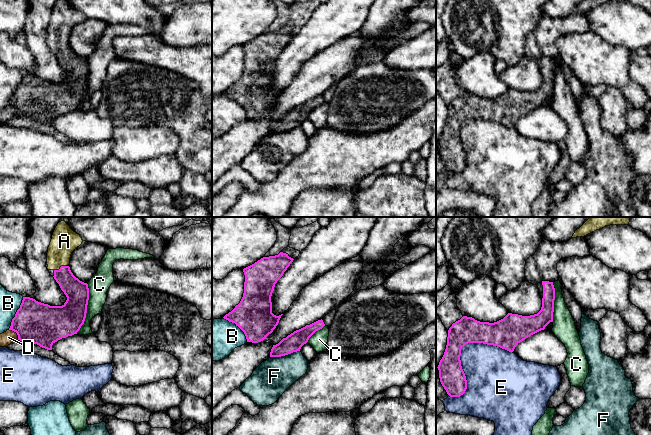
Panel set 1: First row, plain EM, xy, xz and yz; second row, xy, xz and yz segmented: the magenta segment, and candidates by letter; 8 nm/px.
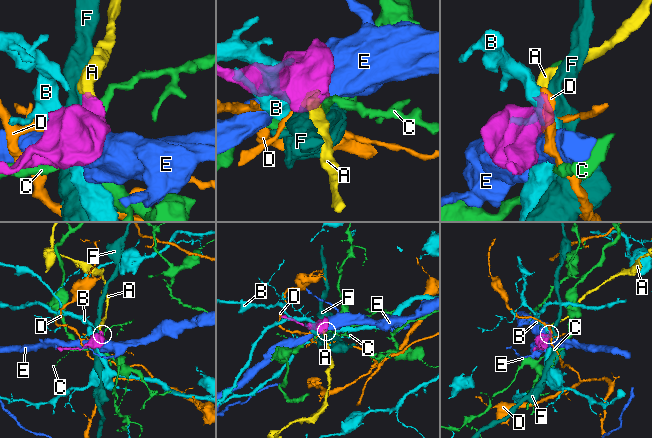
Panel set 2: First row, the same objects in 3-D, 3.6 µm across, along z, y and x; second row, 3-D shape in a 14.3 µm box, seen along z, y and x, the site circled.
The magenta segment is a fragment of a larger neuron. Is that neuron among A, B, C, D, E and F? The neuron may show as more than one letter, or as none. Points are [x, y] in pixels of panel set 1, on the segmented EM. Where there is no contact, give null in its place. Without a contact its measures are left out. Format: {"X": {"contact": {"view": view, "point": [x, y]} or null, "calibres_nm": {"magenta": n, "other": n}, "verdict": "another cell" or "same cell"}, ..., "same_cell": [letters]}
{"A": {"contact": {"view": "xy", "point": [61, 266]}, "calibres_nm": {"magenta": 190, "other": 220}, "verdict": "same cell"}, "B": {"contact": {"view": "xy", "point": [16, 313]}, "calibres_nm": {"magenta": 320, "other": 160}, "verdict": "another cell"}, "C": {"contact": {"view": "xy", "point": [86, 308]}, "calibres_nm": {"magenta": 260, "other": 160}, "verdict": "another cell"}, "D": {"contact": {"view": "xy", "point": [16, 332]}, "calibres_nm": {"magenta": 320, "other": 110}, "verdict": "another cell"}, "E": {"contact": {"view": "yz", "point": [460, 352]}, "calibres_nm": {"magenta": 200, "other": 360}, "verdict": "another cell"}, "F": {"contact": {"view": "xz", "point": [284, 355]}, "calibres_nm": {"magenta": 140, "other": 300}, "verdict": "another cell"}, "same_cell": ["A"]}

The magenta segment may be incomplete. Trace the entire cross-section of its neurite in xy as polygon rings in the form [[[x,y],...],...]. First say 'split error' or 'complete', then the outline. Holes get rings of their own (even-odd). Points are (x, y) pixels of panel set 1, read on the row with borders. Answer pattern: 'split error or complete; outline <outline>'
split error; outline [[[63,220],[59,222],[53,232],[47,252],[47,269],[54,271],[54,279],[67,297],[62,306],[50,306],[36,301],[30,297],[23,297],[20,308],[12,319],[9,330],[17,333],[18,340],[30,341],[47,350],[62,338],[77,334],[84,324],[89,300],[88,284],[76,278],[70,270],[70,257],[72,252],[82,244],[79,234],[74,232]]]

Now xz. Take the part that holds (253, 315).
complete; outline [[[288,254],[263,257],[243,269],[243,297],[223,318],[235,323],[245,334],[247,342],[258,343],[273,332],[281,315],[272,313],[271,296],[275,284],[293,262]]]

